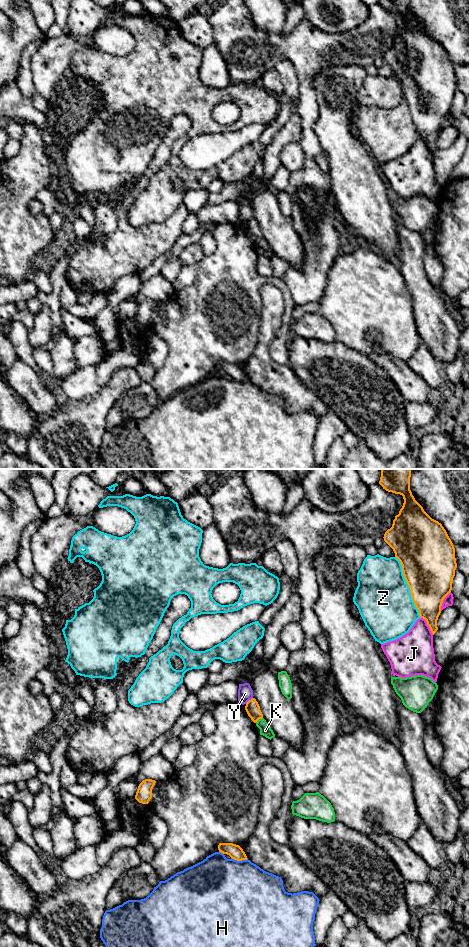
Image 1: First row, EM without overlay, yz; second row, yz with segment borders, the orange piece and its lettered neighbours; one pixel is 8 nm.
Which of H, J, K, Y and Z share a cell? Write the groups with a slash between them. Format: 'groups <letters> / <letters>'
groups H / J Y / K / Z

